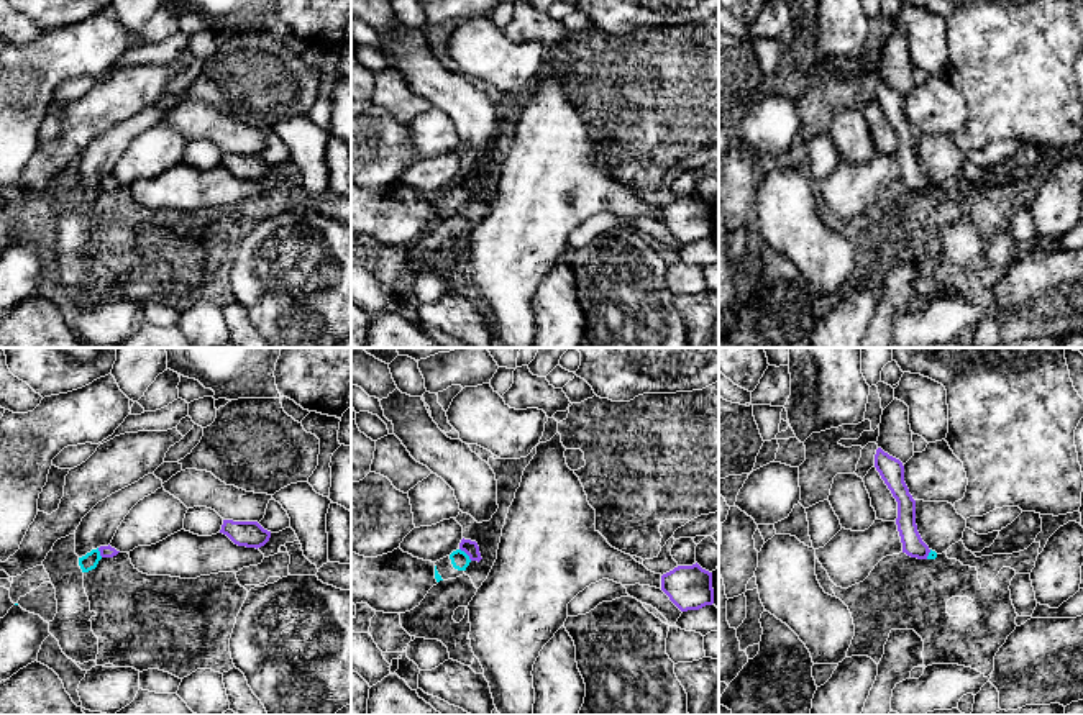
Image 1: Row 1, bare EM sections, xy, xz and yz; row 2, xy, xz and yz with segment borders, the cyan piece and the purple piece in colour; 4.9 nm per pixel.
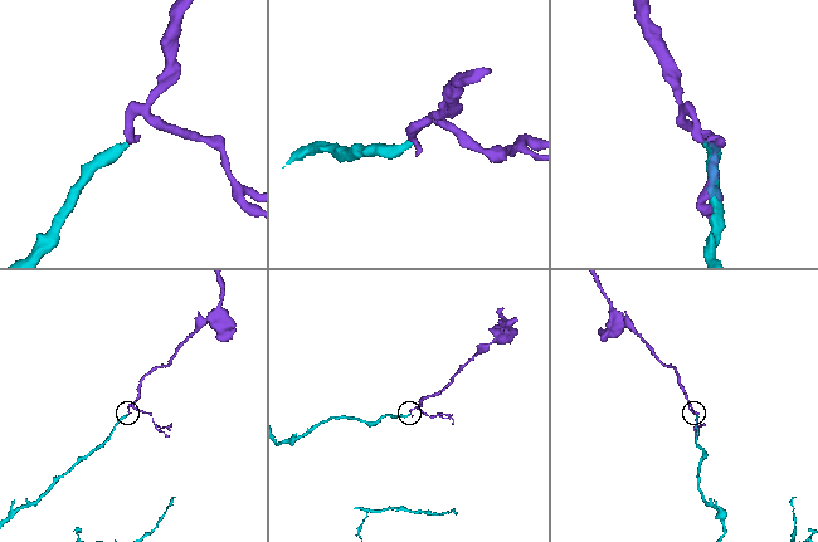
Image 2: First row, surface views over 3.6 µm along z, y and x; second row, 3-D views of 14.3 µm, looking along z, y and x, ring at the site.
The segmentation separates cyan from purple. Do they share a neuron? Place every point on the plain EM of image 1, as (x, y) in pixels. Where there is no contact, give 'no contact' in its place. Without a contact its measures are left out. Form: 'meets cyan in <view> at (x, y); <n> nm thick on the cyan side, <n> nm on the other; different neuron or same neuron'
meets cyan in xz at (466, 187); 90 nm thick on the cyan side, 70 nm on the other; different neuron

